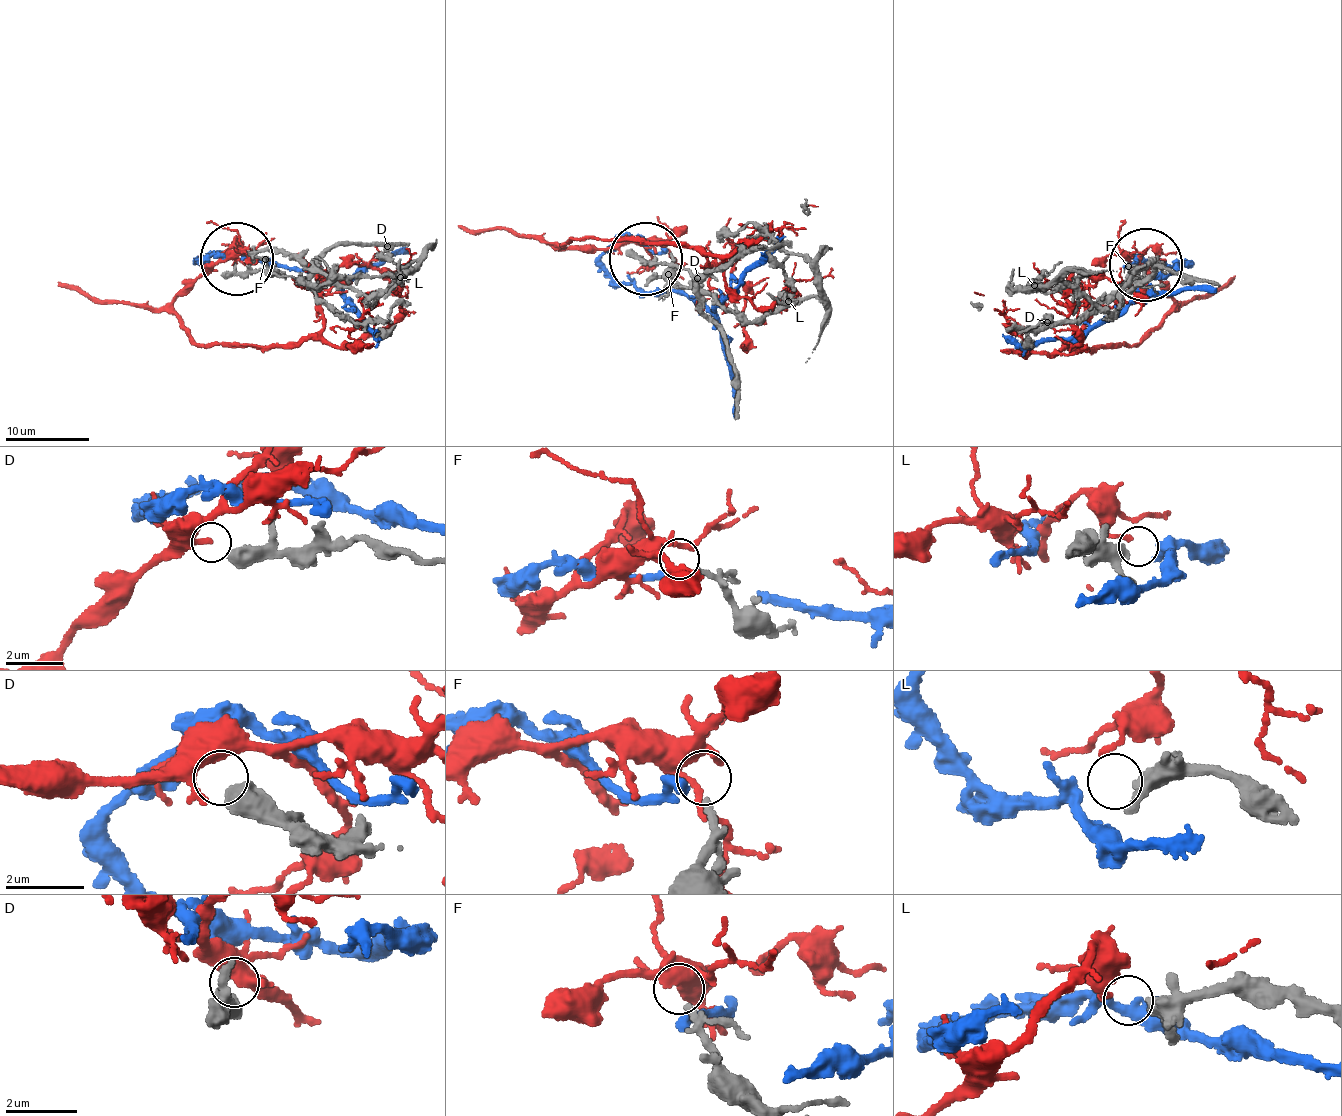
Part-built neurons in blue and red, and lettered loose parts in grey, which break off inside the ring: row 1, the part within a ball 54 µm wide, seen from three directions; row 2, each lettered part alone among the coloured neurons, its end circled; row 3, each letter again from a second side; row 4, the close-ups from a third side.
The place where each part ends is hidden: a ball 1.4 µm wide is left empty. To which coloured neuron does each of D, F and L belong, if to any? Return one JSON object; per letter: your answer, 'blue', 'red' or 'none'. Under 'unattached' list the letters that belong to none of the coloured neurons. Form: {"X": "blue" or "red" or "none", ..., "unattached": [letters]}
{"D": "none", "F": "red", "L": "none", "unattached": ["D", "L"]}

